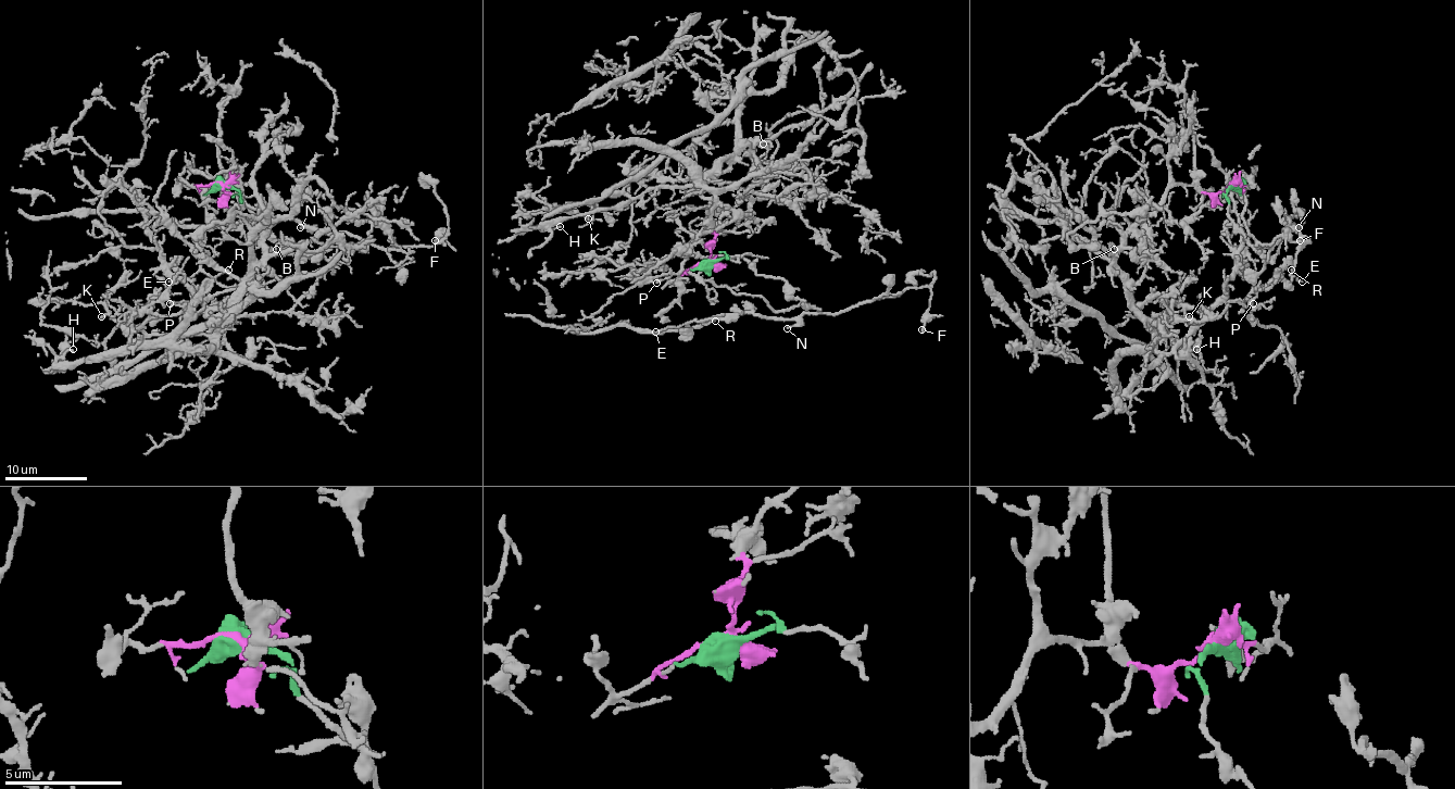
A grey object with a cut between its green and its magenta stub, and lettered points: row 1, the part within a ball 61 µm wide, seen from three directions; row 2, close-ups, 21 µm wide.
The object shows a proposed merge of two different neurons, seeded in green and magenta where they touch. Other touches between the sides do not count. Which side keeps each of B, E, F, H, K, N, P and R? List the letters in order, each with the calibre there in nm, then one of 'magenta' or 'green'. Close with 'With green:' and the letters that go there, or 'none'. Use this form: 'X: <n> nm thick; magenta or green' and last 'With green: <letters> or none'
B: 100 nm thick; magenta
E: 120 nm thick; green
F: 170 nm thick; green
H: 150 nm thick; magenta
K: 140 nm thick; magenta
N: 140 nm thick; green
P: 130 nm thick; magenta
R: 110 nm thick; green
With green: E, F, N, R

